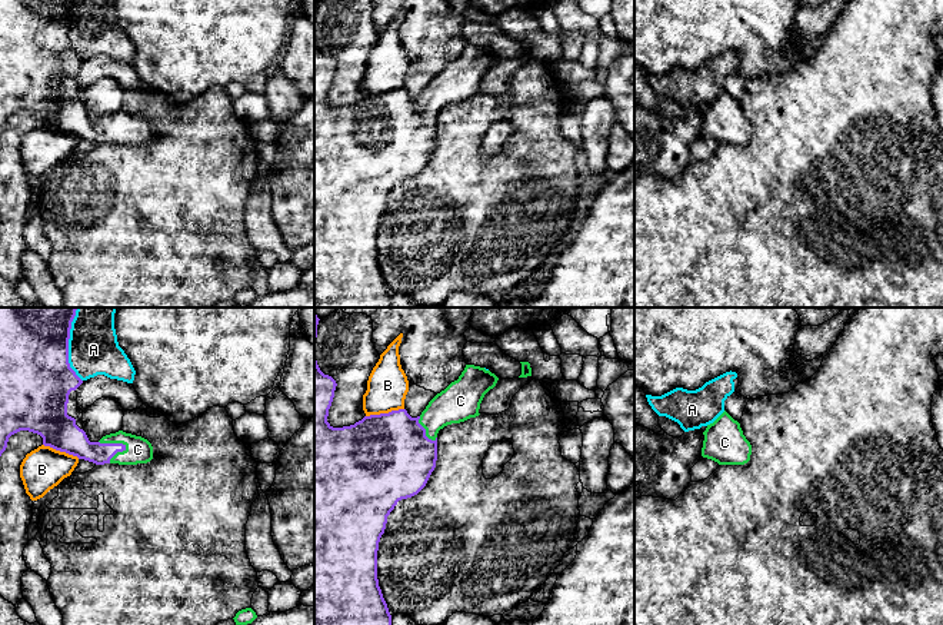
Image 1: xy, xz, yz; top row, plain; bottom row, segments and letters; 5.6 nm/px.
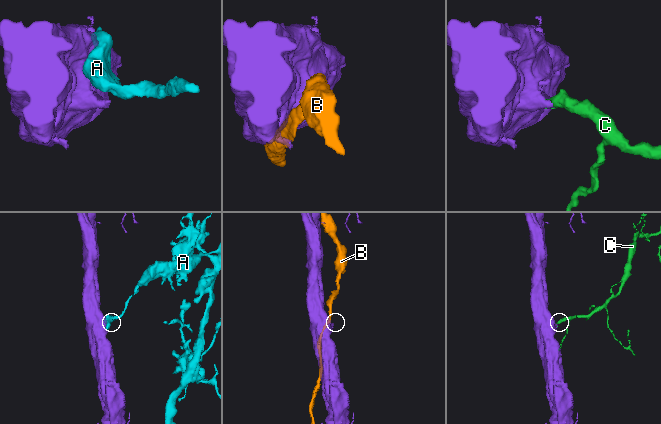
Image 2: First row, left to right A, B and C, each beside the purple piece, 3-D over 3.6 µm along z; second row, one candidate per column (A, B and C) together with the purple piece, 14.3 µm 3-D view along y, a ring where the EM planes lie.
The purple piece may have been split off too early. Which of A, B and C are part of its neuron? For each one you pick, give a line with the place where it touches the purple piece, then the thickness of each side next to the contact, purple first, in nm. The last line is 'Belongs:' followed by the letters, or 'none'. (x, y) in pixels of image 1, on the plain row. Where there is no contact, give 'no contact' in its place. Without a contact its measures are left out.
C: meets purple in xy at (113, 123); 160 nm thick on the purple side, 140 nm on the other
Belongs: C

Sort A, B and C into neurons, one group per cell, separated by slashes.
A / B / C

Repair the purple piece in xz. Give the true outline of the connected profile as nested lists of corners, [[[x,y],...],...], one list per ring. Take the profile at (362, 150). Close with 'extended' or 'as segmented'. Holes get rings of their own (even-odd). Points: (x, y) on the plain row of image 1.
[[[314,33],[314,307],[391,307],[391,295],[377,259],[377,230],[387,196],[399,180],[417,174],[426,166],[436,147],[439,110],[479,96],[484,74],[497,60],[490,50],[466,44],[459,59],[437,73],[417,97],[399,89],[333,107],[327,96],[337,63],[320,50]]]; extended

